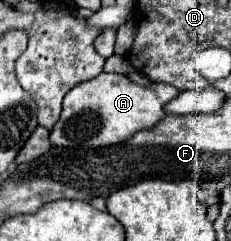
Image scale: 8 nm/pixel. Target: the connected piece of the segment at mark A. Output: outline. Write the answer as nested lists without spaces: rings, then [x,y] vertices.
[[[101,72],[97,78],[77,84],[63,100],[63,112],[57,126],[51,130],[51,142],[55,146],[73,148],[97,148],[113,146],[133,138],[141,130],[155,128],[163,118],[167,118],[165,104],[181,94],[179,88],[163,82],[153,82],[151,86],[141,86],[131,82],[121,74]]]

